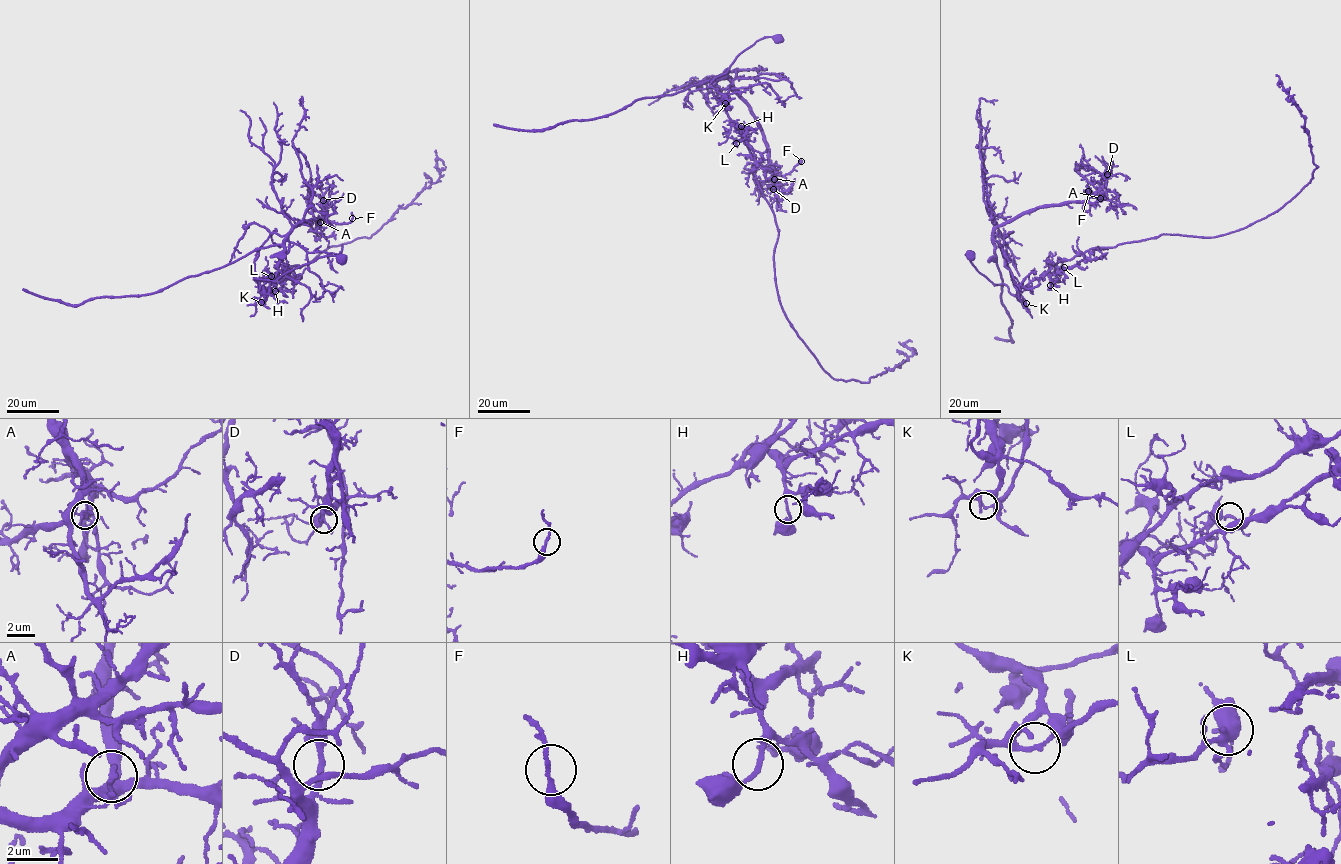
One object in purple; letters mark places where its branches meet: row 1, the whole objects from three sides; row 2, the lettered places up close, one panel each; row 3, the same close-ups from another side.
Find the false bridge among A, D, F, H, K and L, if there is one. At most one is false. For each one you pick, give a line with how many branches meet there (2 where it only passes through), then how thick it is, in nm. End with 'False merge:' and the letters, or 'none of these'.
K: 2 branches meet; 190 nm thick
False merge: K

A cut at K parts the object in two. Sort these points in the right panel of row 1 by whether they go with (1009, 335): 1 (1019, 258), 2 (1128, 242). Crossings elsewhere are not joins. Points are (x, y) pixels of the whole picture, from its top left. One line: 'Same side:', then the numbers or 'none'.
Same side: 1

